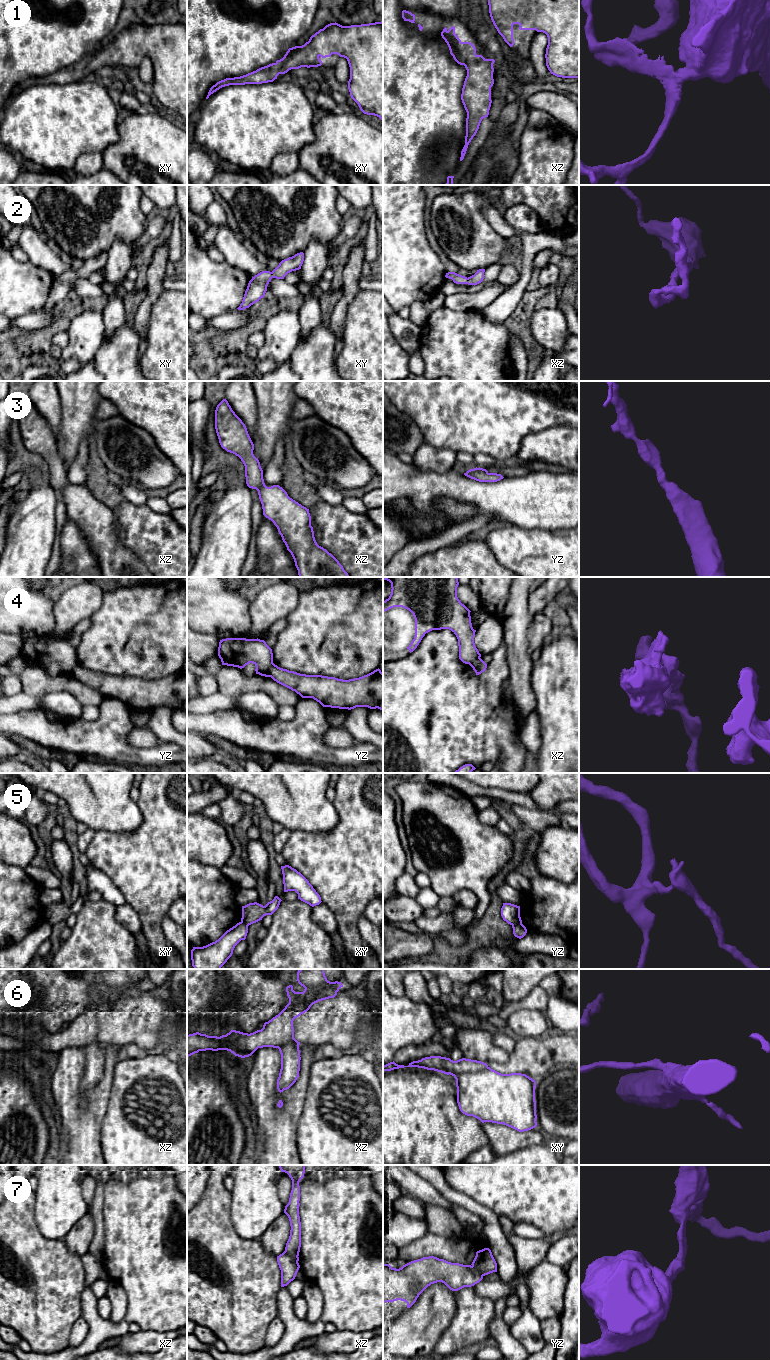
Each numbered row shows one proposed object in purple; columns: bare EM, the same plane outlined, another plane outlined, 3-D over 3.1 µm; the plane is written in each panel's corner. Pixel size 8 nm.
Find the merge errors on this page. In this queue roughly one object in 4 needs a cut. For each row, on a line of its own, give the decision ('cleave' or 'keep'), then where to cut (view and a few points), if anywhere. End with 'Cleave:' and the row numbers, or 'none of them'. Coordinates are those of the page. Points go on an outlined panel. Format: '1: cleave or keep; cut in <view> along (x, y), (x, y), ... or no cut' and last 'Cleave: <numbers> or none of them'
1: keep; no cut
2: keep; no cut
3: keep; no cut
4: cleave; cut in yz along (273, 663), (269, 676)
5: cleave; cut in yz along (521, 923), (515, 923), (512, 926)
6: keep; no cut
7: cleave; cut in xz along (284, 1251), (297, 1261)
Cleave: 4, 5, 7

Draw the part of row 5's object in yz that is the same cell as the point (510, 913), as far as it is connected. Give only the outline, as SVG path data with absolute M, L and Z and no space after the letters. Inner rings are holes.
M503 903L501 908L501 916L504 921L512 926L515 924L522 924L520 917L520 906L511 903Z

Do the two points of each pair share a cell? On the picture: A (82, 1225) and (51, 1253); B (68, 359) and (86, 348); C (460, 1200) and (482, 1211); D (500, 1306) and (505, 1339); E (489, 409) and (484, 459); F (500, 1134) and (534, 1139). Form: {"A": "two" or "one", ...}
{"A": "two", "B": "one", "C": "one", "D": "one", "E": "two", "F": "one"}

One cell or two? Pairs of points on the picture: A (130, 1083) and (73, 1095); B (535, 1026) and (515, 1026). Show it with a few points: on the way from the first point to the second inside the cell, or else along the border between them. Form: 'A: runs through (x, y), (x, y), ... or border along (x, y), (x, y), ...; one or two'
A: border along (116, 1064), (106, 1110); two
B: runs through (530, 1026), (520, 1026); one

